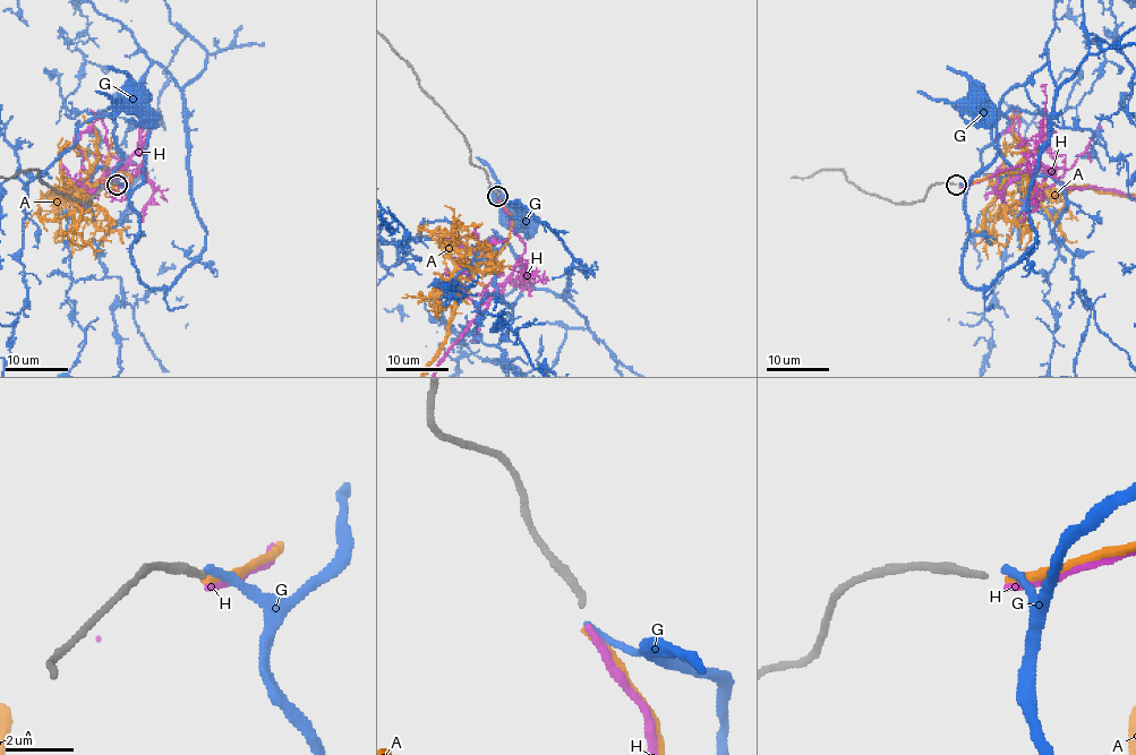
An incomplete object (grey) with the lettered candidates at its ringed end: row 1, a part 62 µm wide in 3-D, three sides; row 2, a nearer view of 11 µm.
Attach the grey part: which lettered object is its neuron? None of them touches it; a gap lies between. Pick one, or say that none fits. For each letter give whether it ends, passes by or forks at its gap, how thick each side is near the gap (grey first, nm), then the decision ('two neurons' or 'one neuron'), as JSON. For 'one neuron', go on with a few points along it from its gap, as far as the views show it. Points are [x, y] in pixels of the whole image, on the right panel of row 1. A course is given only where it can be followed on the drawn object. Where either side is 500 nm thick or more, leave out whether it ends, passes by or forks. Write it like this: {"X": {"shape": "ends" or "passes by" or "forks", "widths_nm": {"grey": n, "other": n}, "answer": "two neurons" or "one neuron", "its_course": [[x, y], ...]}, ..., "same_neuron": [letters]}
{"A": {"shape": "ends", "widths_nm": {"grey": 190, "other": 240}, "answer": "one neuron"}, "G": {"shape": "ends", "widths_nm": {"grey": 190, "other": 220}, "answer": "two neurons"}, "H": {"shape": "ends", "widths_nm": {"grey": 190, "other": 220}, "answer": "two neurons"}, "same_neuron": ["A"]}

